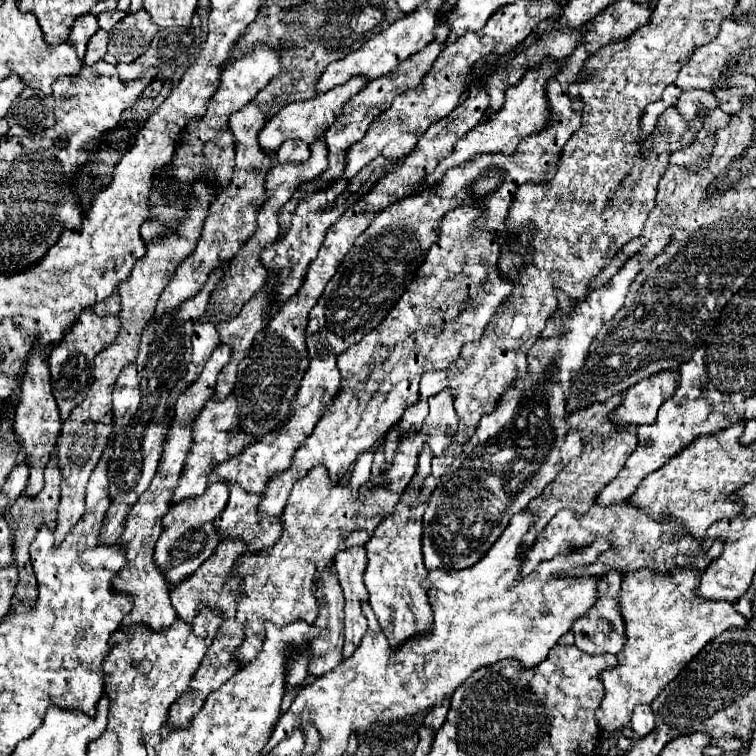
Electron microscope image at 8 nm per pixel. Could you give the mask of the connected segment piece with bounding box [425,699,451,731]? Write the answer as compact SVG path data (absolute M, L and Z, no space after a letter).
M445 699L445 703L441 703L439 707L433 707L427 715L425 715L425 727L433 729L433 731L439 731L441 725L445 723L445 717L447 717L447 709L449 709L449 703L451 699Z

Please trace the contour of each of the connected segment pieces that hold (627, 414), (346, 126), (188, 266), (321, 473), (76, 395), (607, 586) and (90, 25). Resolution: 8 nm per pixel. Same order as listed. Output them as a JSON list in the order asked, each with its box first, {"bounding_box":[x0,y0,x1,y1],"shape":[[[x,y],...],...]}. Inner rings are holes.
[{"bounding_box":[611,371,677,425],"shape":[[[663,371],[655,373],[647,379],[641,379],[639,383],[631,385],[627,389],[627,395],[623,397],[623,403],[611,413],[611,419],[619,425],[627,423],[653,423],[657,417],[657,409],[665,399],[673,395],[677,387],[677,373]]]},{"bounding_box":[281,23,449,231],"shape":[[[441,23],[441,25],[435,29],[435,35],[437,35],[437,37],[435,37],[435,43],[431,43],[431,45],[425,47],[423,51],[417,51],[415,55],[411,55],[411,59],[403,61],[403,63],[397,67],[395,73],[371,81],[363,91],[359,91],[353,99],[347,101],[347,105],[343,107],[343,113],[339,115],[339,119],[335,119],[335,123],[325,131],[325,141],[327,141],[327,147],[329,147],[329,169],[327,169],[321,177],[313,179],[313,181],[307,183],[305,187],[301,187],[301,189],[295,193],[293,201],[285,205],[285,209],[283,209],[283,213],[281,213],[281,231],[287,229],[287,225],[289,225],[289,215],[291,215],[291,211],[295,209],[295,203],[299,203],[299,199],[301,199],[305,193],[311,193],[311,189],[321,187],[323,183],[329,183],[329,181],[337,179],[337,177],[343,173],[345,151],[347,151],[353,143],[357,143],[359,139],[363,139],[367,127],[373,123],[373,119],[375,119],[377,115],[381,115],[383,111],[387,111],[387,107],[391,107],[391,101],[395,99],[395,95],[401,95],[403,91],[407,91],[407,89],[411,89],[411,87],[417,87],[417,85],[421,83],[423,75],[427,75],[427,71],[431,69],[431,63],[439,57],[439,53],[435,51],[435,45],[443,45],[445,39],[447,39],[447,35],[449,35],[447,23]],[[431,49],[433,49],[433,51],[431,51]]]},{"bounding_box":[155,101,279,317],"shape":[[[253,101],[247,103],[245,107],[241,107],[239,111],[235,111],[235,115],[231,115],[229,127],[235,135],[235,145],[237,145],[235,147],[237,157],[235,157],[235,167],[233,167],[233,179],[231,179],[229,187],[219,189],[217,199],[209,207],[209,215],[205,219],[205,227],[203,227],[201,241],[199,241],[197,249],[175,269],[171,283],[161,293],[155,315],[163,317],[167,311],[179,307],[181,301],[193,297],[207,281],[207,275],[215,267],[219,267],[223,263],[223,259],[231,259],[239,251],[239,247],[253,235],[253,231],[257,227],[257,213],[267,199],[265,177],[267,177],[269,169],[279,163],[277,153],[267,155],[267,151],[263,151],[259,147],[257,137],[259,137],[259,131],[265,127],[265,123],[267,123],[265,113]]]},{"bounding_box":[235,391,459,667],"shape":[[[441,391],[429,398],[429,415],[425,419],[420,431],[407,431],[399,443],[399,451],[395,453],[397,465],[387,465],[383,455],[383,443],[379,441],[379,447],[375,451],[373,469],[387,469],[385,473],[371,473],[373,487],[359,487],[357,497],[365,497],[365,501],[351,501],[353,489],[349,483],[333,483],[327,475],[325,467],[313,467],[305,479],[299,479],[291,491],[291,497],[285,505],[283,513],[283,535],[281,539],[271,547],[263,549],[259,555],[241,555],[239,557],[239,569],[243,573],[243,597],[237,601],[237,619],[245,623],[247,637],[245,643],[237,648],[235,657],[241,667],[247,665],[257,657],[261,651],[263,639],[265,639],[265,621],[273,623],[293,623],[293,621],[307,621],[313,623],[319,615],[317,599],[315,599],[315,583],[317,575],[323,573],[327,563],[333,561],[335,553],[339,549],[351,547],[351,545],[365,545],[373,529],[379,525],[379,521],[389,515],[399,495],[405,491],[407,483],[411,481],[417,465],[417,455],[423,447],[423,443],[430,445],[435,457],[451,445],[453,433],[459,429],[459,417],[455,411],[455,401],[451,399],[451,391]]]},{"bounding_box":[49,309,119,421],"shape":[[[93,309],[83,311],[79,315],[77,323],[67,331],[67,335],[53,345],[49,355],[49,367],[51,367],[51,379],[53,379],[53,395],[59,405],[63,421],[69,417],[71,409],[79,405],[91,387],[93,381],[93,359],[95,355],[109,345],[115,339],[115,333],[119,331],[119,315],[95,315]]]},{"bounding_box":[571,571,625,655],"shape":[[[611,571],[611,575],[605,575],[605,581],[599,583],[599,599],[595,605],[583,615],[581,619],[575,621],[575,627],[571,629],[575,633],[575,647],[579,647],[585,653],[599,655],[599,653],[619,653],[625,647],[625,623],[619,611],[619,591],[621,591],[621,581],[623,575],[617,571]]]},{"bounding_box":[67,13,99,59],"shape":[[[87,13],[87,15],[81,15],[81,17],[73,23],[67,43],[75,47],[79,59],[85,57],[87,43],[89,43],[89,39],[95,35],[97,29],[99,29],[99,25],[97,25],[97,17],[93,17],[93,15],[89,15],[89,13]]]}]

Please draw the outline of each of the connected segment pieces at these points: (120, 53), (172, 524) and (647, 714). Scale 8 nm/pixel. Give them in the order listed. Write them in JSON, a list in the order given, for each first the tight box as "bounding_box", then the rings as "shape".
[{"bounding_box":[108,11,158,63],"shape":[[[147,11],[127,14],[109,31],[108,53],[118,63],[131,63],[148,49],[158,31]]]},{"bounding_box":[155,483,229,585],"shape":[[[213,483],[207,491],[195,499],[183,499],[183,503],[171,503],[167,515],[163,517],[163,535],[155,545],[155,563],[165,573],[165,579],[175,585],[187,579],[203,561],[207,561],[215,547],[219,545],[219,531],[215,531],[215,517],[223,511],[229,499],[227,483]]]},{"bounding_box":[631,705,655,737],"shape":[[[639,705],[635,707],[635,713],[633,713],[633,719],[631,719],[631,729],[639,735],[639,737],[645,737],[653,731],[655,727],[655,719],[653,719],[653,713],[651,713],[651,707],[647,705]]]}]

